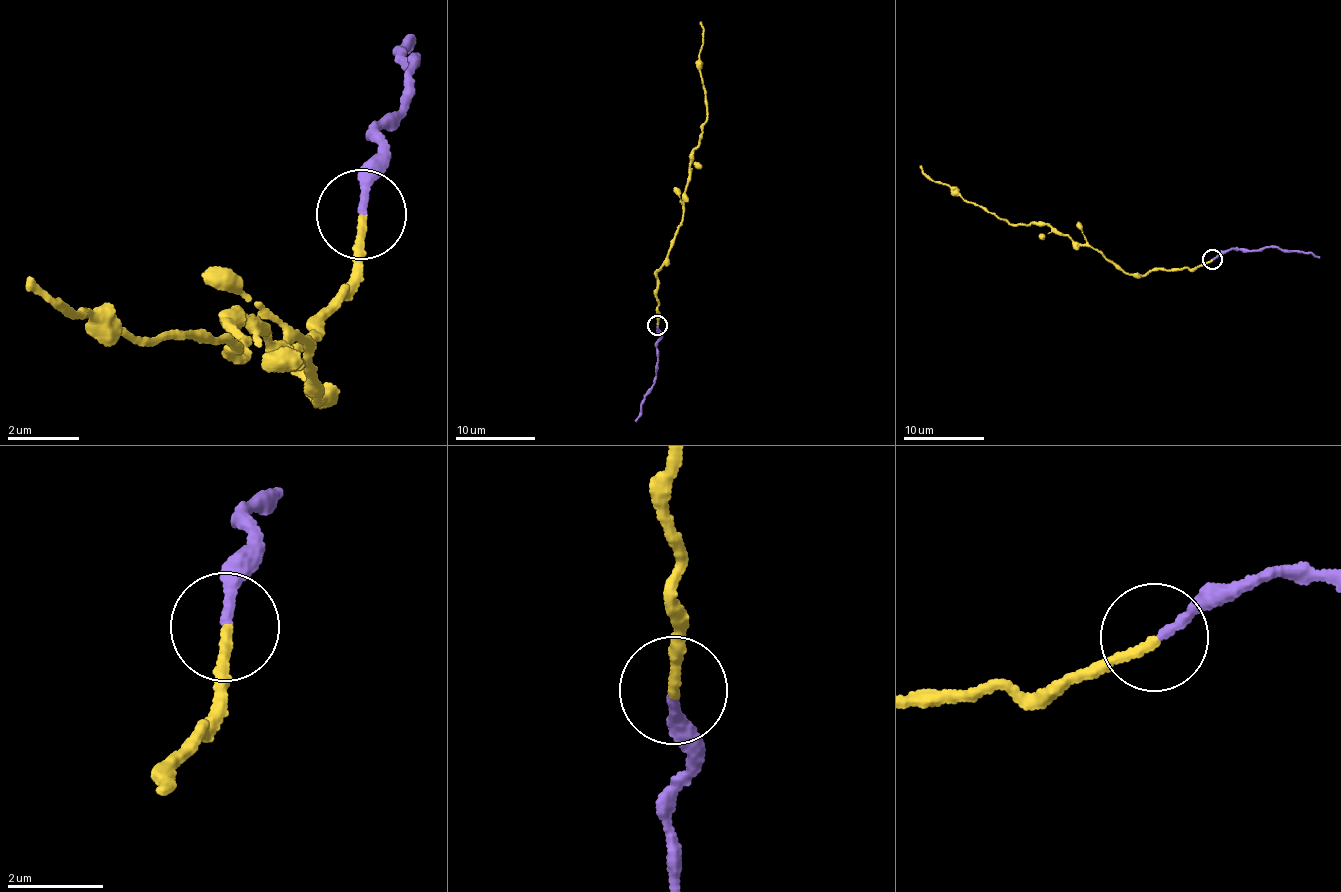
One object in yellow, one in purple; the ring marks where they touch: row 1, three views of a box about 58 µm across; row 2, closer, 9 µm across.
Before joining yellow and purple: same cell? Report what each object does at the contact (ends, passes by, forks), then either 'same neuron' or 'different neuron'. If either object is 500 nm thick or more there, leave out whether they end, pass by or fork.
yellow ends there; purple ends there; same neuron

